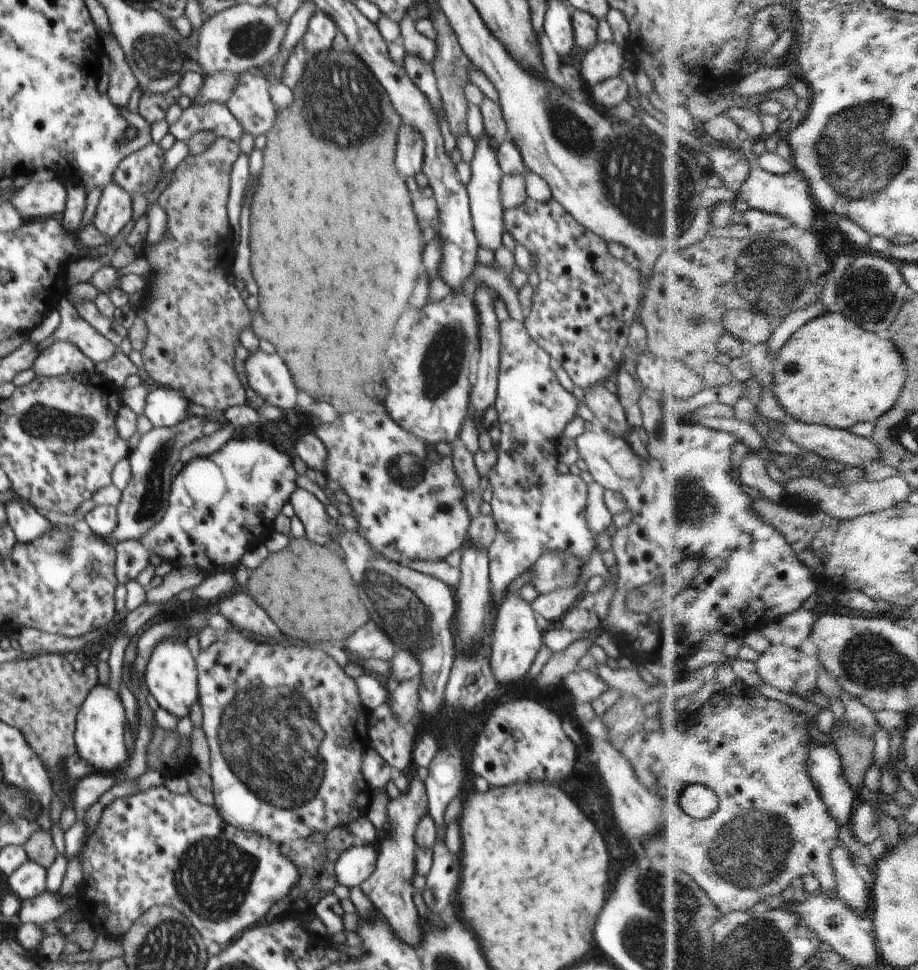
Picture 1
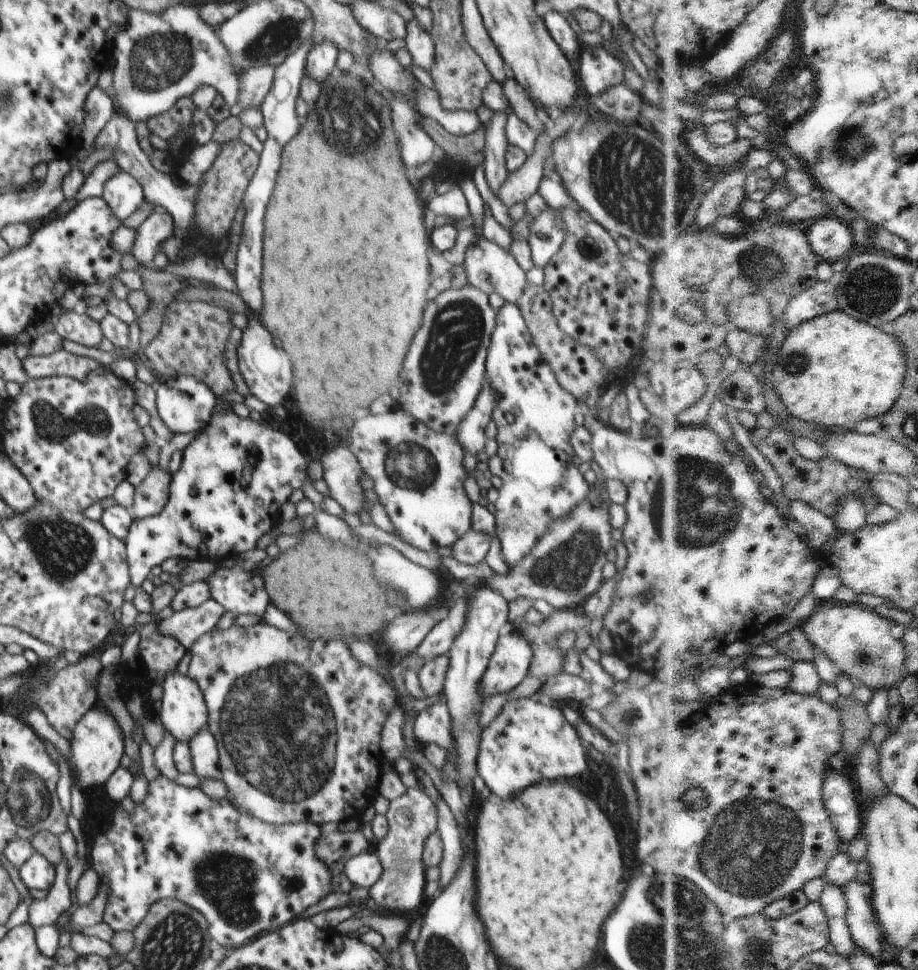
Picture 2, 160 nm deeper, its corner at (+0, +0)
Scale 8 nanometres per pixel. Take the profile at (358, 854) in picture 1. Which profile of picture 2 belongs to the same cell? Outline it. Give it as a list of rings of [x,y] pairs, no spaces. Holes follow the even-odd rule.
[[[368,851],[358,856],[353,856],[345,864],[345,873],[354,886],[370,888],[379,881],[382,871],[383,866],[377,854]]]

